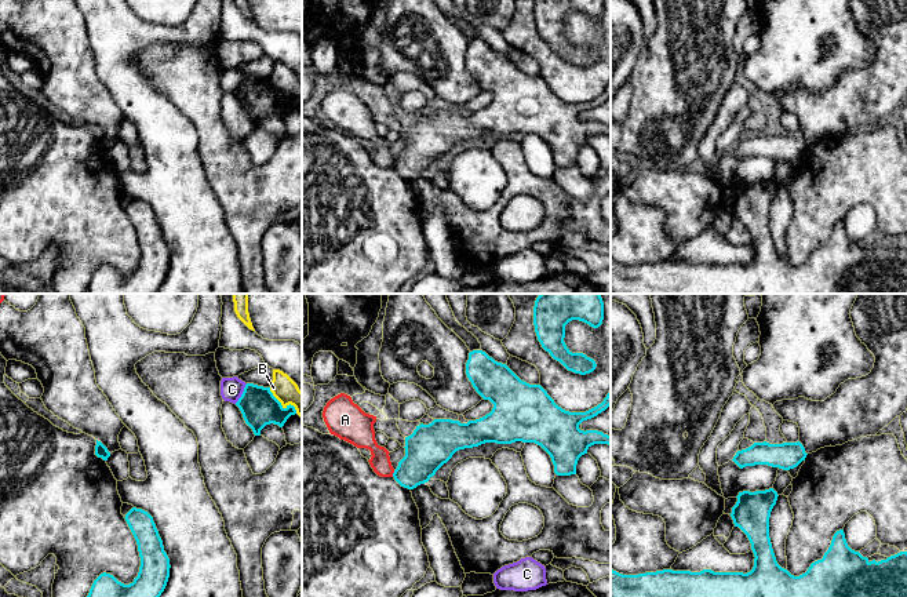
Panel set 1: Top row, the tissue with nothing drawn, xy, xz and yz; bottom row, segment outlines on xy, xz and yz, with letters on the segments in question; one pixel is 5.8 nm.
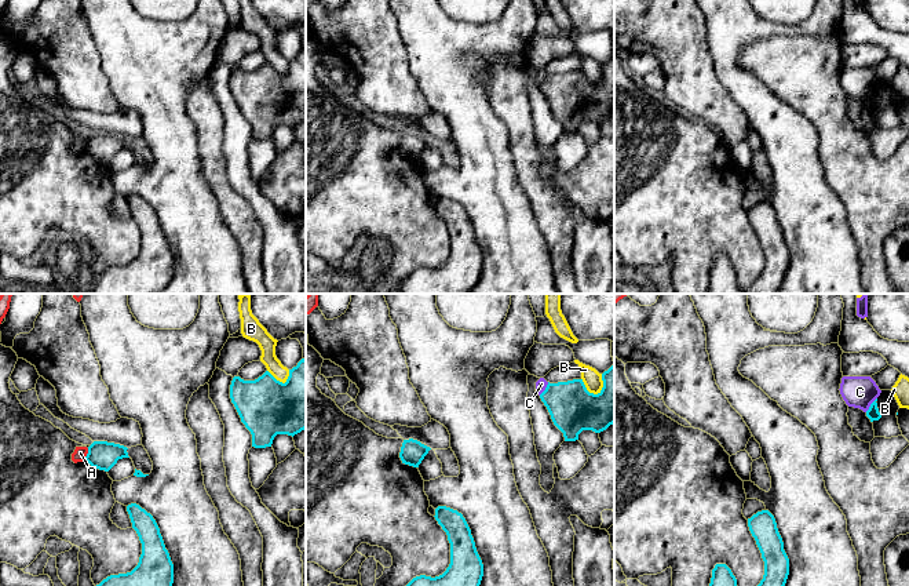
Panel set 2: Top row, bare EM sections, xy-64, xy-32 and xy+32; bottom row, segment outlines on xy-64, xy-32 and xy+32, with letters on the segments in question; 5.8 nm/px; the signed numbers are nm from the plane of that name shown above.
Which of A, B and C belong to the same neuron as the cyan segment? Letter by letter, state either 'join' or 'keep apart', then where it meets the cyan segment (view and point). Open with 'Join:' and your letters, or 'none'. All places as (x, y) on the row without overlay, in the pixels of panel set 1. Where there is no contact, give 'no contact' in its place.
Join: none
A: keep apart | xz (393, 164)
B: keep apart | xy (281, 97)
C: keep apart | xy (243, 84)

